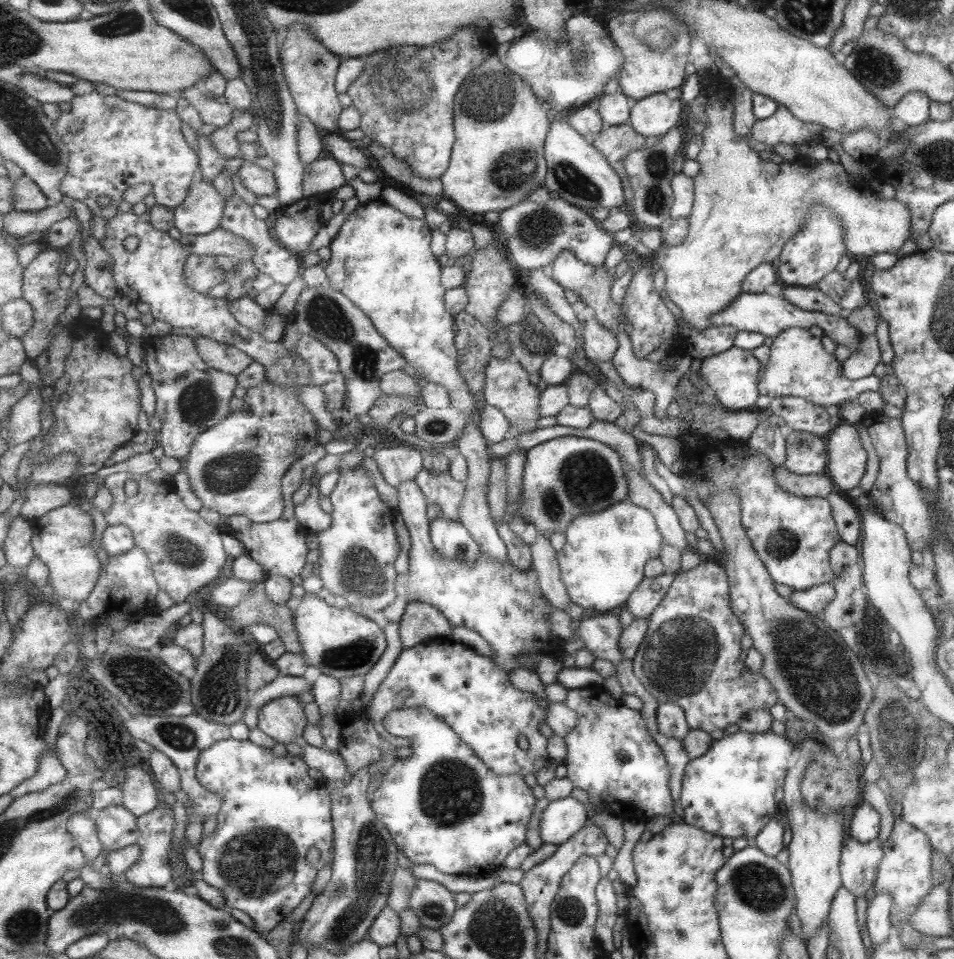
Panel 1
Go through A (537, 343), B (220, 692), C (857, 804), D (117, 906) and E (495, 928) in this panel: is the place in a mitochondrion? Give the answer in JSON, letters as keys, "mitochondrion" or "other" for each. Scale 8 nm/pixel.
{"A":"mitochondrion","B":"mitochondrion","C":"other","D":"mitochondrion","E":"mitochondrion"}

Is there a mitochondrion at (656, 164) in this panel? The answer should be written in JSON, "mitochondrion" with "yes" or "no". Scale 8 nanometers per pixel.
{"mitochondrion":"yes"}

